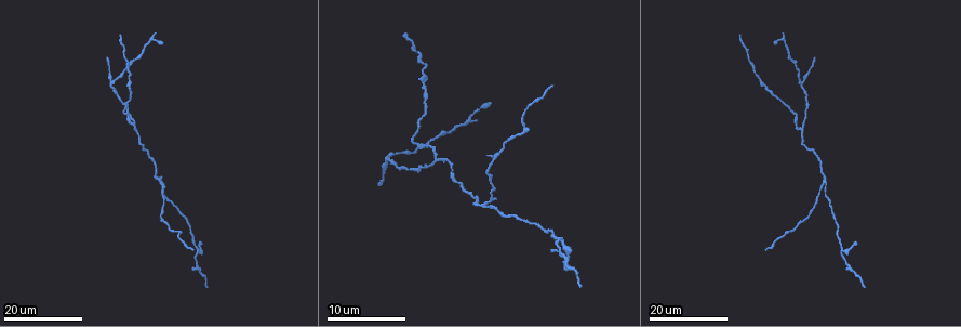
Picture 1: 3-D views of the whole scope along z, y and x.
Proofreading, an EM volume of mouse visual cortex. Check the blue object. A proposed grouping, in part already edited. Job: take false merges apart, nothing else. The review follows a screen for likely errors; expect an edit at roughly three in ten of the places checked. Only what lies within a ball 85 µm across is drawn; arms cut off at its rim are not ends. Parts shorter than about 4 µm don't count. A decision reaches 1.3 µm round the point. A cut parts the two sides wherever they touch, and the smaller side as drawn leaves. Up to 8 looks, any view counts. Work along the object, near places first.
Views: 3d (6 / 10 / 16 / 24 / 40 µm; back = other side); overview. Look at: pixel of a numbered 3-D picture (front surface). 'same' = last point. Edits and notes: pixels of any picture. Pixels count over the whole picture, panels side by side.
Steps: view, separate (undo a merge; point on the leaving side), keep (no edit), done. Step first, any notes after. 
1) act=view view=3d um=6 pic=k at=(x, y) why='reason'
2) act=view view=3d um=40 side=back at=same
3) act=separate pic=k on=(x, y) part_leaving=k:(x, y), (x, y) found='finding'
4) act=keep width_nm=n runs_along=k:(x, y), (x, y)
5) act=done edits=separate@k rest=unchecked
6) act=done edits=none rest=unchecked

act=view view=3d um=16 pic=1 at=(842, 251) why='a fork'

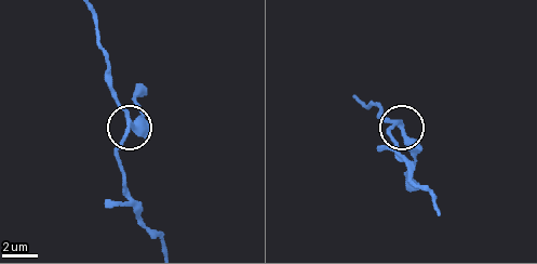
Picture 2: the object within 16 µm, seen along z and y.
act=view view=3d um=6 pic=2 at=(402, 129)

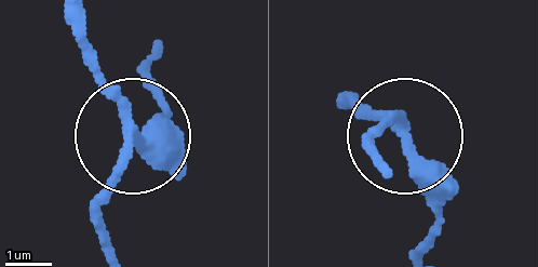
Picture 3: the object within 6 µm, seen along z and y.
act=keep arms=3 found='continuous, no second neuron'

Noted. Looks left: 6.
act=view view=3d um=16 pic=1 at=(824, 182) why='branch point'

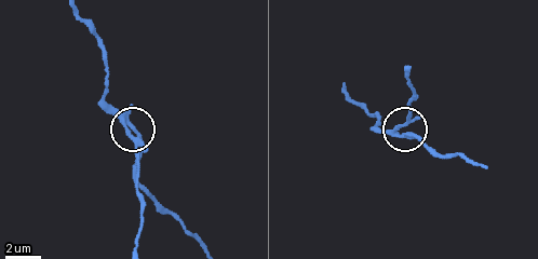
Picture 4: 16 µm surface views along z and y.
act=view view=3d um=10 pic=4 at=(131, 132)

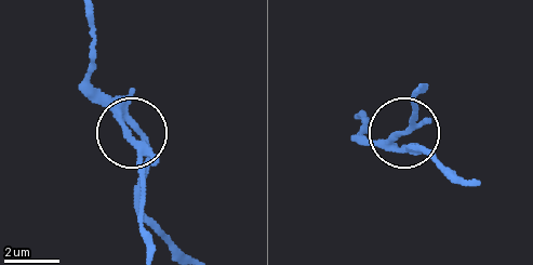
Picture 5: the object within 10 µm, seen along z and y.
act=separate pic=5 on=(410, 133) width_nm=200 found='two neurons meet here'

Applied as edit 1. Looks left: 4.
act=view view=overview why='see it whole again'

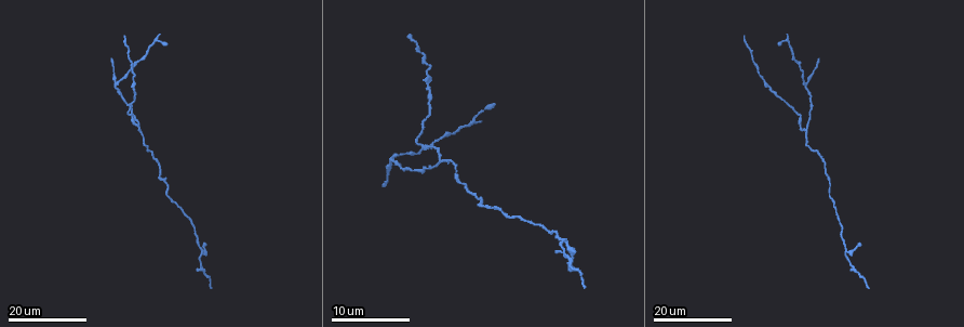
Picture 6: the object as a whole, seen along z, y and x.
act=view view=3d um=16 pic=6 at=(438, 158) why='three arms meet'

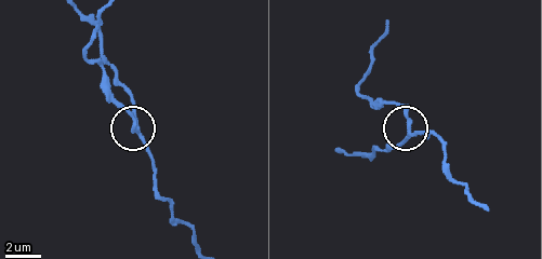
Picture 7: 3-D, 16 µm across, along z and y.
act=view view=3d um=6 pic=7 at=(411, 131)

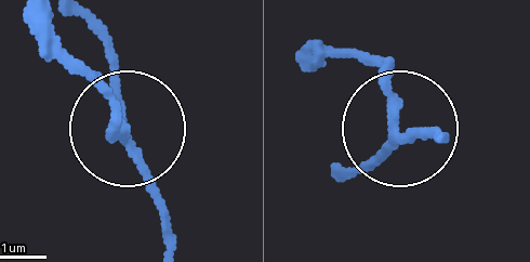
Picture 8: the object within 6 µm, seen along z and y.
act=view view=3d um=6 side=back pic=8 at=(391, 126)

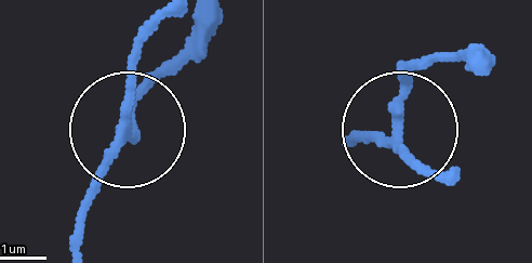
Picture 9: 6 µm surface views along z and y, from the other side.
act=keep runs_along=9:(72, 246), (92, 176), (162, 75) found='continuous, no second neuron'

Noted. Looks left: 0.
act=done edits=separate@5 rest=unchecked

